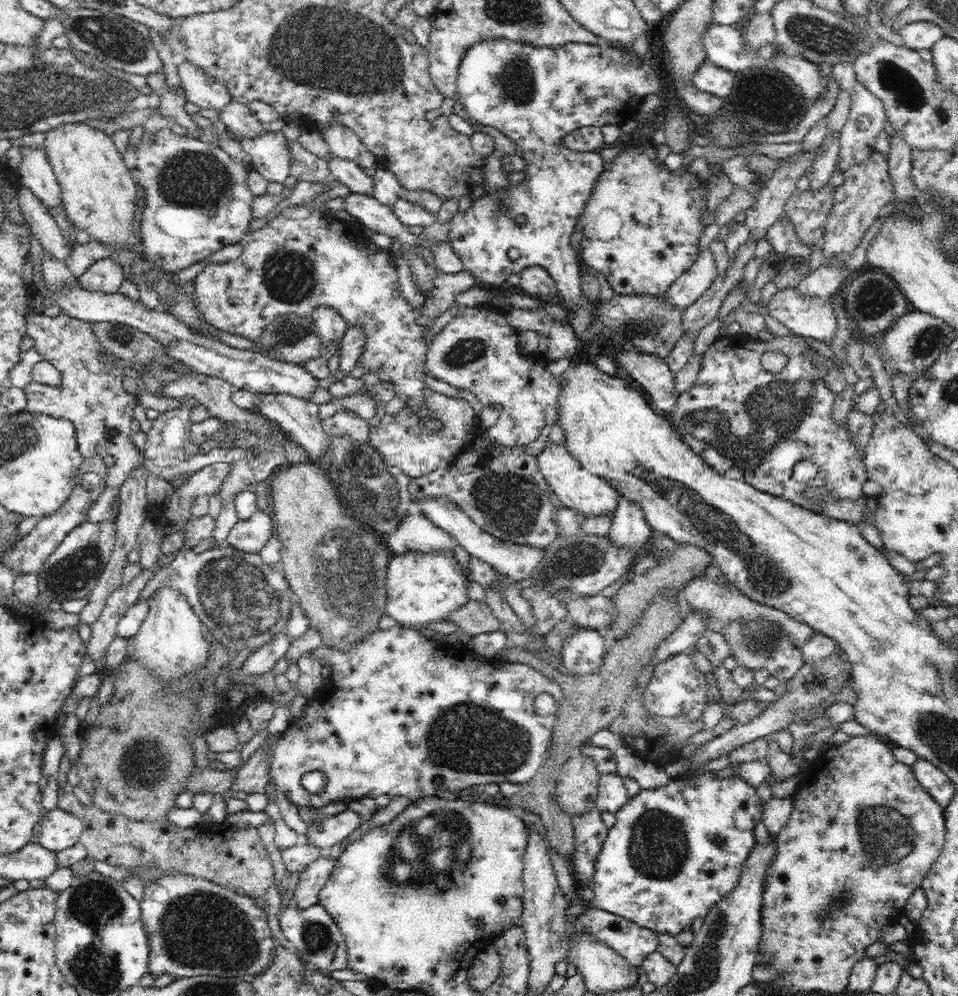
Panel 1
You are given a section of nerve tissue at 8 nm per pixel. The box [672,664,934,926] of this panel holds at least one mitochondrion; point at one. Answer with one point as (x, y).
(887, 838)

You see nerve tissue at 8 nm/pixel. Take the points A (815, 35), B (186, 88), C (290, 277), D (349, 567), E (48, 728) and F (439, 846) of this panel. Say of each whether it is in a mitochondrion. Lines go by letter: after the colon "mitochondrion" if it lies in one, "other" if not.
A: mitochondrion
B: other
C: mitochondrion
D: mitochondrion
E: other
F: mitochondrion

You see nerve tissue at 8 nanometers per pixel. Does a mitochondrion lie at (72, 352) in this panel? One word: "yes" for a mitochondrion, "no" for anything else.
no

